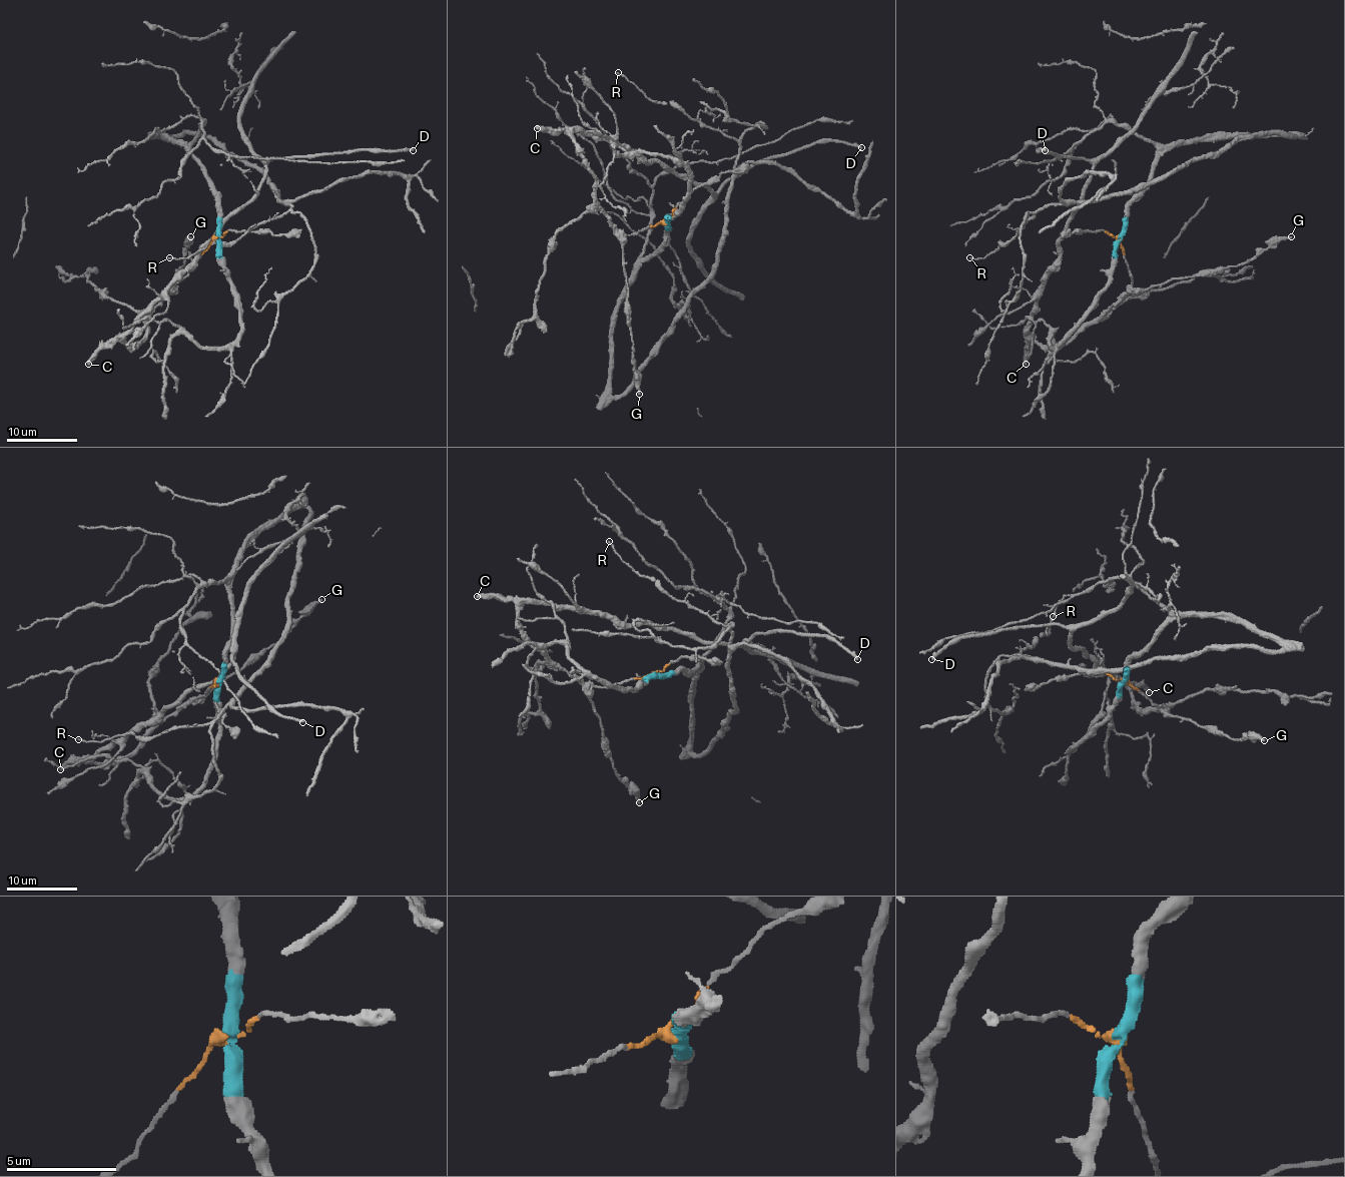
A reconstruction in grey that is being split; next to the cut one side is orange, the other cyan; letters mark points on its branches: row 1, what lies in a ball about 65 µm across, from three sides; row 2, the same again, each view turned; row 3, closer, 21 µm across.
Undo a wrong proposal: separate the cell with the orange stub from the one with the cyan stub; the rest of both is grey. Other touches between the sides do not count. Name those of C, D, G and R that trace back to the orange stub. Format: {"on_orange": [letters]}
{"on_orange": ["C", "D", "G"]}

